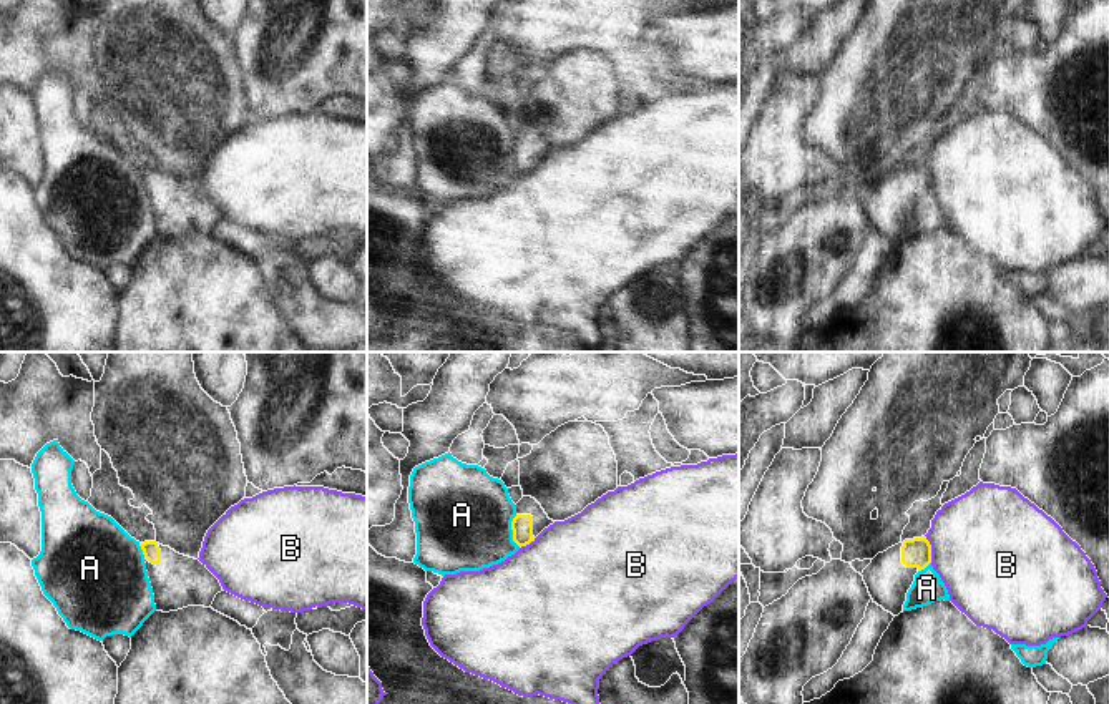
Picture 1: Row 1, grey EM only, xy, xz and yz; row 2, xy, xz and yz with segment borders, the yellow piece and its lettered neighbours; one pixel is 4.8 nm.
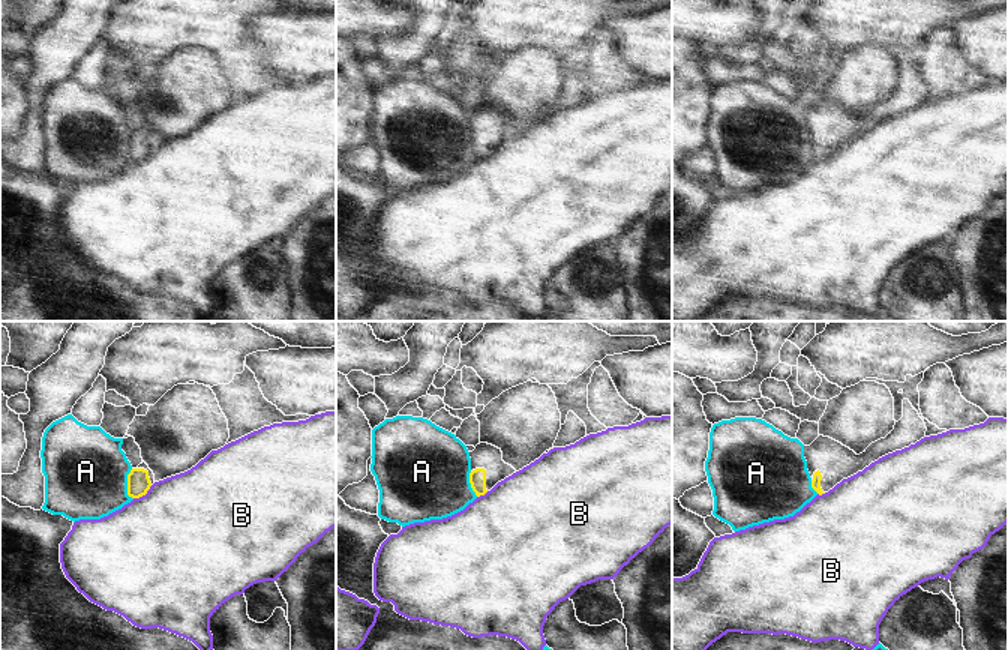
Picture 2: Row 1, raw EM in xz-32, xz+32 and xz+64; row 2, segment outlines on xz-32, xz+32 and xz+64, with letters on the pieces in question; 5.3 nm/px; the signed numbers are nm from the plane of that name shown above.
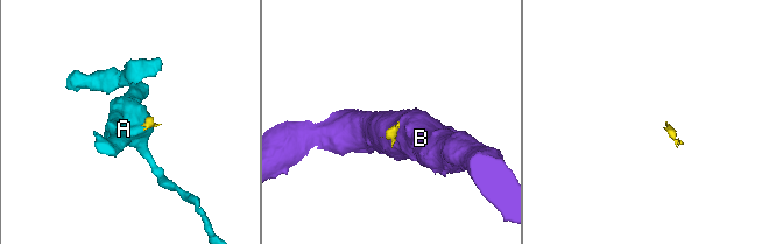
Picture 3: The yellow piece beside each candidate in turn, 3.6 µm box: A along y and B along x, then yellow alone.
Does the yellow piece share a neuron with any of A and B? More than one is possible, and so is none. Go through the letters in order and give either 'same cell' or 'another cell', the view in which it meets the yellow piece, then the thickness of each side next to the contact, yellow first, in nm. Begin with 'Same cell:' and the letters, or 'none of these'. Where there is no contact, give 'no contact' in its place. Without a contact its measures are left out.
Same cell: none of these
A: another cell; contact in xz; calibres 110 and 460 nm
B: another cell; contact in yz; calibres 140 and 500 nm

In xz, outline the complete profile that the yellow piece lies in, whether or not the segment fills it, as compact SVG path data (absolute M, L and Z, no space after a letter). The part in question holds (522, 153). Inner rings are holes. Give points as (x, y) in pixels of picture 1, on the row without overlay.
M523 125L516 131L516 144L511 149L513 169L521 176L535 169L535 166L554 149L548 146L541 133L531 126Z

